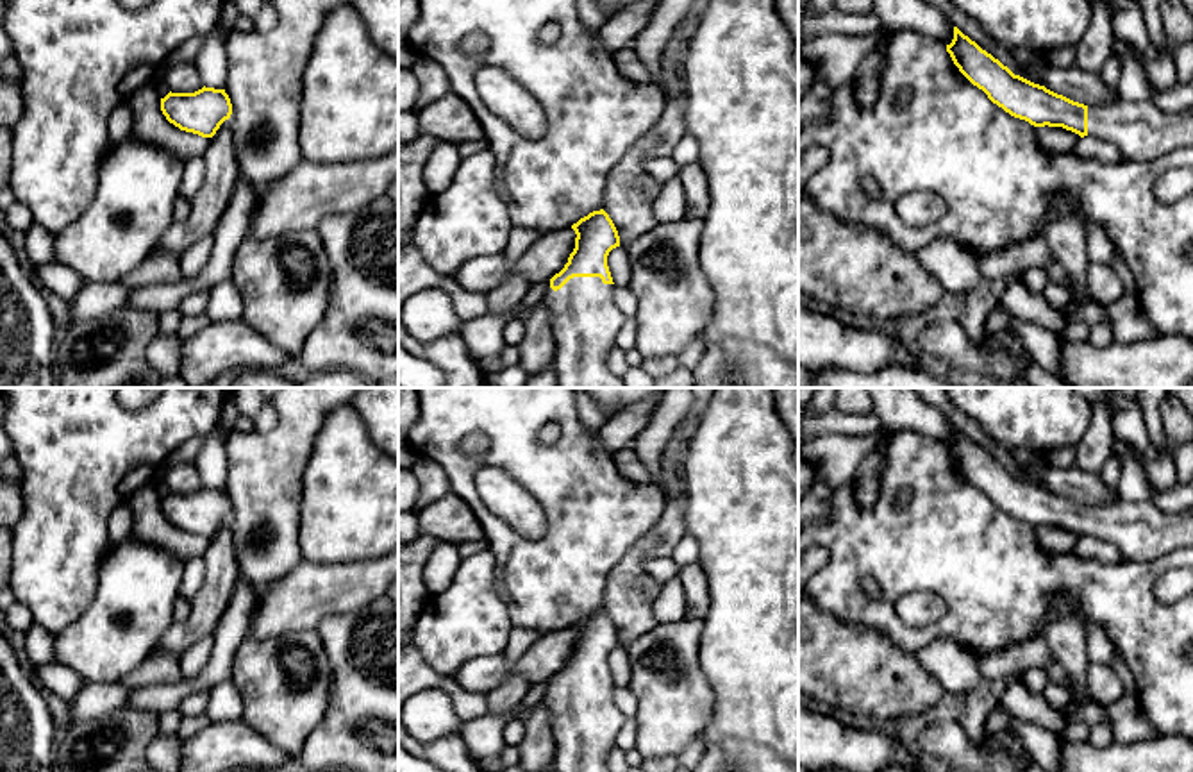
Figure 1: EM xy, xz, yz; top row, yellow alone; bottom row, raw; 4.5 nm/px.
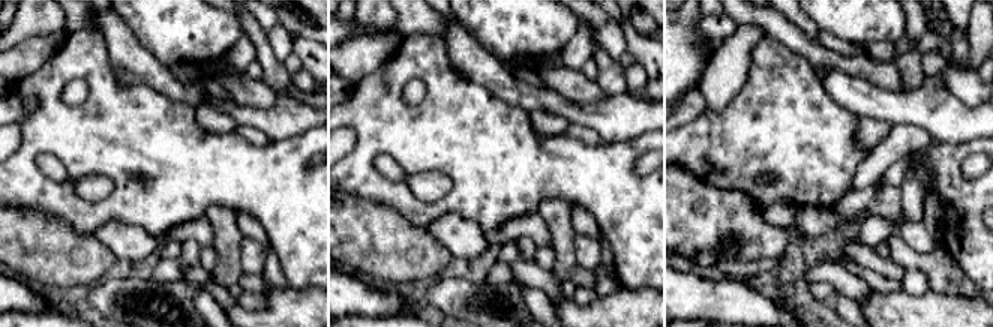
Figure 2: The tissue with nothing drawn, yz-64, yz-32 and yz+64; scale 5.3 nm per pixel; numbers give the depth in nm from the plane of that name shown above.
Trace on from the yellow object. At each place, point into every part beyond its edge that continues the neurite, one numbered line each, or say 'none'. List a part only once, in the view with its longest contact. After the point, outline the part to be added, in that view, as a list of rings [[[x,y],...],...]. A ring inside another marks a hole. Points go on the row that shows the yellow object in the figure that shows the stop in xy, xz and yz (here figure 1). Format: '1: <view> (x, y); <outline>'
1: xz (584, 317); [[[573,277],[557,291],[548,286],[543,300],[552,315],[557,388],[627,388],[605,365],[625,322],[613,293],[614,284],[600,277]]]

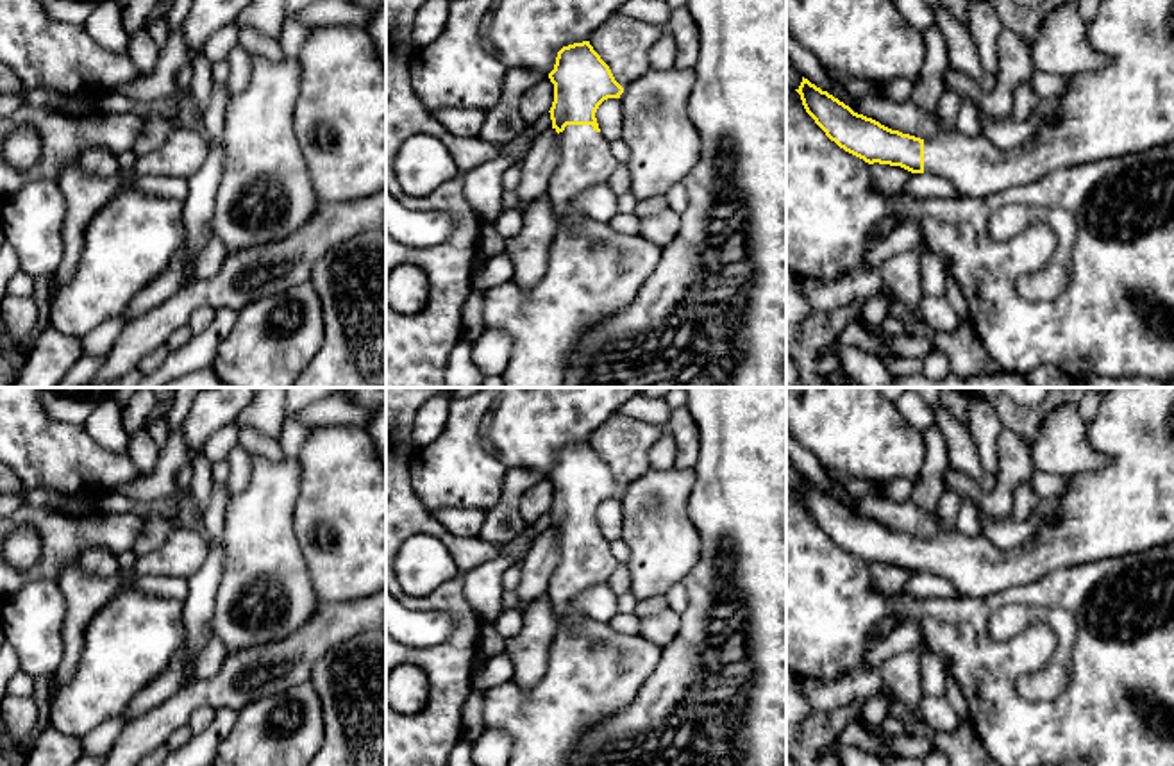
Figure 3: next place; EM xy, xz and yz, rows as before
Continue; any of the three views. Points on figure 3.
1: xz (594, 270); [[[566,125],[559,132],[558,150],[559,161],[547,187],[556,212],[556,234],[543,279],[531,289],[511,280],[486,291],[486,329],[504,330],[511,337],[511,355],[500,373],[506,387],[561,387],[566,359],[579,339],[634,300],[663,254],[642,236],[620,234],[609,223],[568,209],[579,193],[606,182],[618,166],[602,132],[591,125]]]

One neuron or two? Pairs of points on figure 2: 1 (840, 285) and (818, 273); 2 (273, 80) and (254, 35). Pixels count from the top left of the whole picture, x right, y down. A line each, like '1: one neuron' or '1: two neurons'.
1: one neuron
2: one neuron

